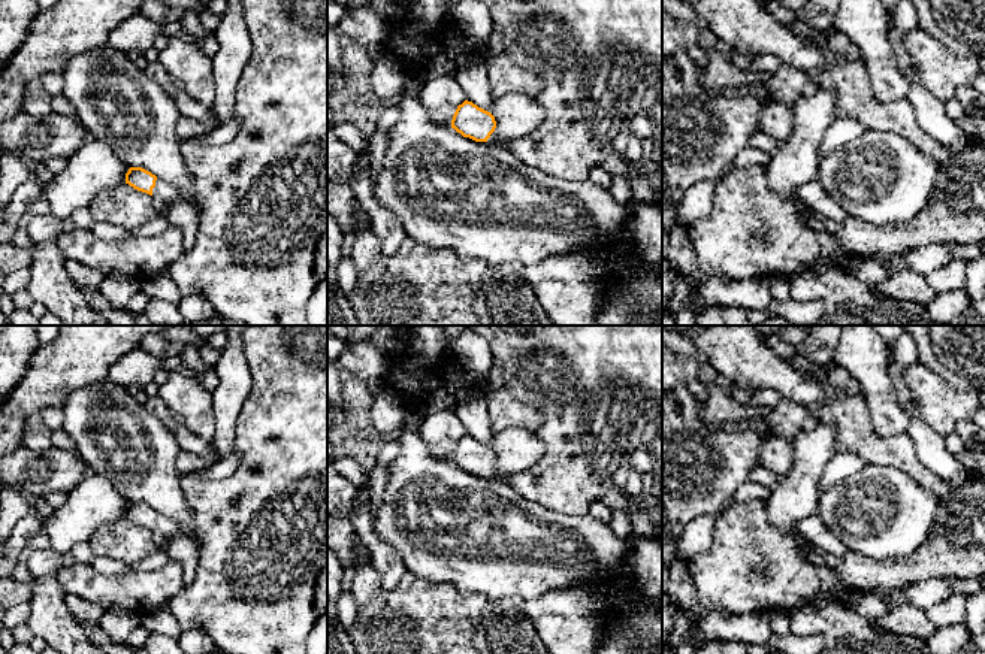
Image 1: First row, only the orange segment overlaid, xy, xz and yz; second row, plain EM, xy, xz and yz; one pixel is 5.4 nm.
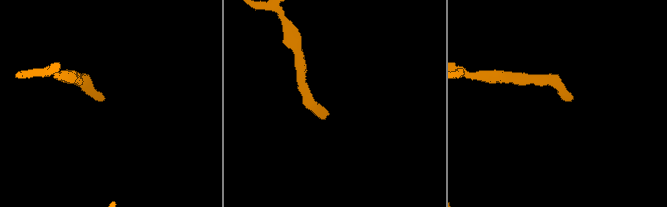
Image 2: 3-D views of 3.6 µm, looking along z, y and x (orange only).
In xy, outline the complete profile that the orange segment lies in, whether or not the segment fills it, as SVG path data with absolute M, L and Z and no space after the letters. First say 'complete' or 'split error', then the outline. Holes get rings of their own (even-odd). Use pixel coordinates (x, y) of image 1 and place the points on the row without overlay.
split error; M130 502L126 508L126 518L138 526L149 529L154 535L160 536L163 542L181 535L175 521L166 518L142 502Z

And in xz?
split error; M468 435L457 440L451 454L451 463L475 476L487 476L489 479L501 479L504 482L510 481L510 478L499 478L496 475L495 451Z

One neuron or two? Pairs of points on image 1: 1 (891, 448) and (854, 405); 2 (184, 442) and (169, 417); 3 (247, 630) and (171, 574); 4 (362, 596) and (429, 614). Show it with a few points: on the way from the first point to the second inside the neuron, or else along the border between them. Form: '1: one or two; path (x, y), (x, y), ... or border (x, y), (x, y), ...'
1: one; path (878, 445), (854, 418)
2: one; path (184, 436), (175, 423)
3: two; border (184, 586), (166, 603)
4: two; border (381, 587), (371, 599), (357, 606)

